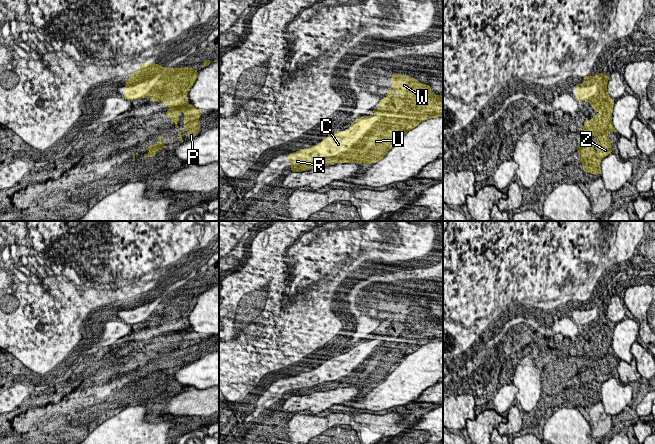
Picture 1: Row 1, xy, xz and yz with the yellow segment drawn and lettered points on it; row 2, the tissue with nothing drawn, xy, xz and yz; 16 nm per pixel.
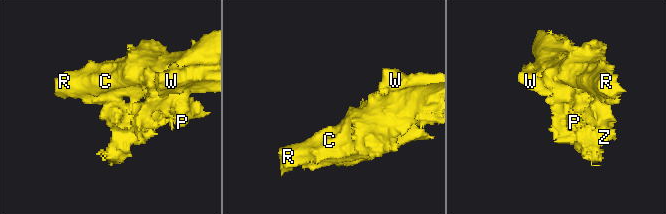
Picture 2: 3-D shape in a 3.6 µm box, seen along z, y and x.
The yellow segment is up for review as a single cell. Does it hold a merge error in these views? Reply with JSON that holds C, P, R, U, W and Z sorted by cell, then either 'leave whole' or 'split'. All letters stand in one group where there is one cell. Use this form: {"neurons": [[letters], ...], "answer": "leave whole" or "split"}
{"neurons": [["C", "P", "R", "U", "W", "Z"]], "answer": "leave whole"}

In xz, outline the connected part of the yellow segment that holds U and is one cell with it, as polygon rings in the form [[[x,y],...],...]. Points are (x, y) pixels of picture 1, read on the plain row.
[[[392,297],[391,301],[392,311],[388,313],[386,322],[380,323],[379,333],[373,334],[375,339],[357,342],[346,355],[337,355],[310,372],[289,377],[291,396],[307,395],[323,388],[376,387],[420,346],[443,341],[443,320],[432,317],[430,309],[426,310],[408,299]]]

